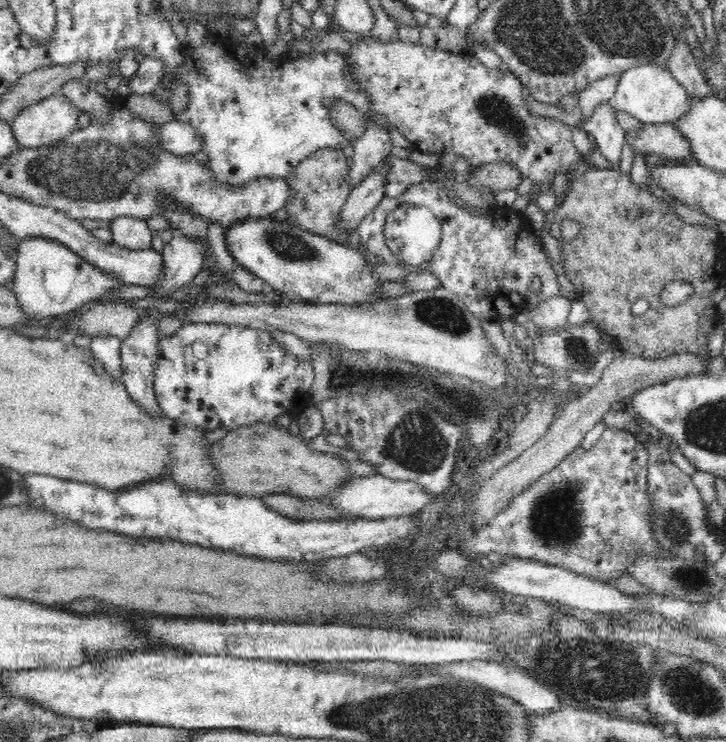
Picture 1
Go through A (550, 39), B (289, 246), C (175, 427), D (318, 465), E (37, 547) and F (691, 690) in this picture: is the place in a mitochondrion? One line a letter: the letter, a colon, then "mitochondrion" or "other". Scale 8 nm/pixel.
A: mitochondrion
B: mitochondrion
C: other
D: other
E: other
F: mitochondrion

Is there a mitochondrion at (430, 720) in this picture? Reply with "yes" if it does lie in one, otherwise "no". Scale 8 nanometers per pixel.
yes

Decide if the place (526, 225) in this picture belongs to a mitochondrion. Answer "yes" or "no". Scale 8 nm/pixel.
no

